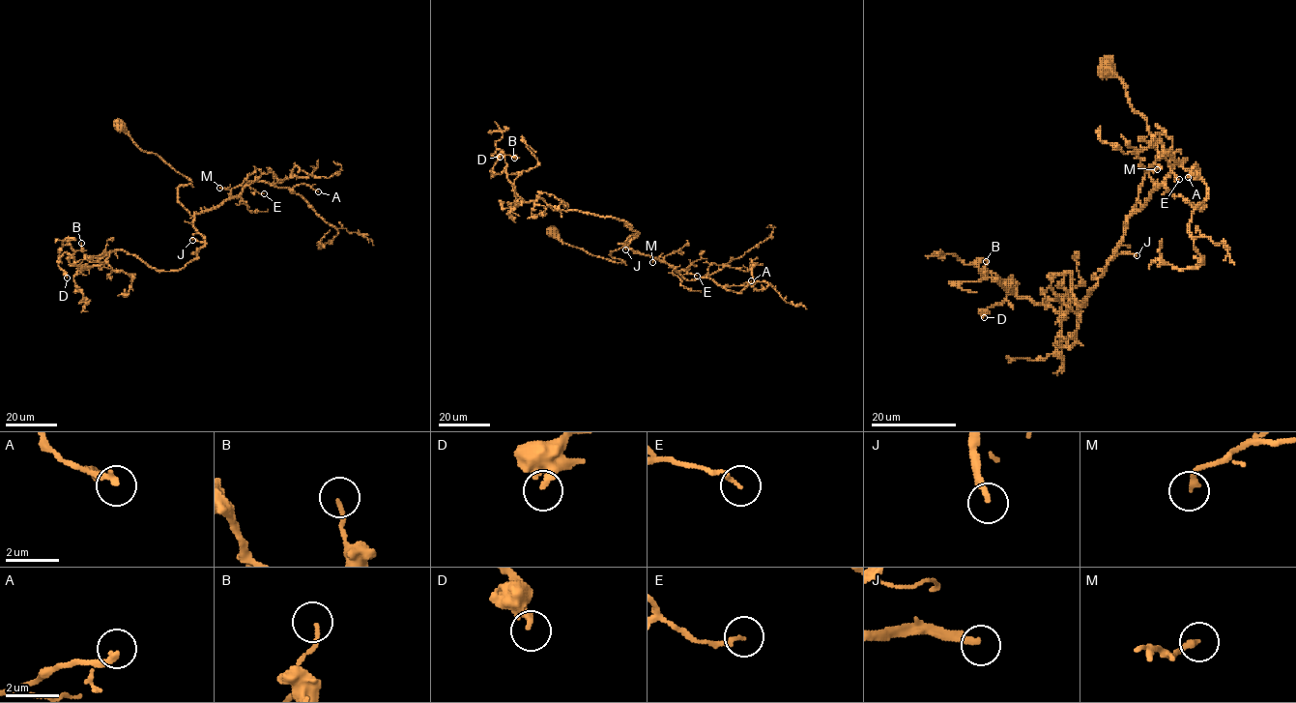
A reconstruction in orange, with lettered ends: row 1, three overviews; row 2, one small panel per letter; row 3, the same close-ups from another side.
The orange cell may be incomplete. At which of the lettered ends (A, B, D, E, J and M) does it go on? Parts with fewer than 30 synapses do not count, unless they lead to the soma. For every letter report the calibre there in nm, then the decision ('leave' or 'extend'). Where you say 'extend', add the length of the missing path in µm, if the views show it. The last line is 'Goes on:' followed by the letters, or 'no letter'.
A: 240 nm | leave
B: 130 nm | leave
D: 280 nm | leave
E: 120 nm | leave
J: 240 nm | extend | 80 µm
M: 220 nm | leave
Goes on: J

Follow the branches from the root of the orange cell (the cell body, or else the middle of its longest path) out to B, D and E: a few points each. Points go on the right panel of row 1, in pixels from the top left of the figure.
B: (1108, 69), (1157, 161), (1107, 269), (1080, 307), (1071, 273), (1034, 304), (981, 274), (986, 261)
D: (1108, 69), (1157, 148), (1124, 240), (1082, 307), (1071, 273), (1043, 304), (1012, 276), (984, 317)
E: (1108, 69), (1146, 119), (1157, 148), (1127, 216), (1147, 201), (1169, 166), (1179, 179)

